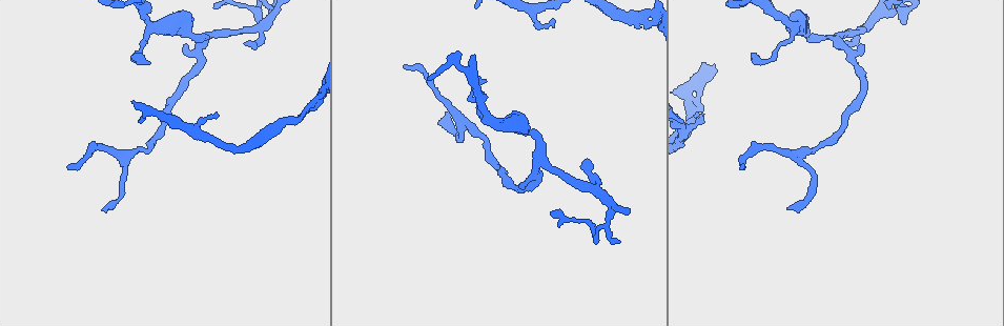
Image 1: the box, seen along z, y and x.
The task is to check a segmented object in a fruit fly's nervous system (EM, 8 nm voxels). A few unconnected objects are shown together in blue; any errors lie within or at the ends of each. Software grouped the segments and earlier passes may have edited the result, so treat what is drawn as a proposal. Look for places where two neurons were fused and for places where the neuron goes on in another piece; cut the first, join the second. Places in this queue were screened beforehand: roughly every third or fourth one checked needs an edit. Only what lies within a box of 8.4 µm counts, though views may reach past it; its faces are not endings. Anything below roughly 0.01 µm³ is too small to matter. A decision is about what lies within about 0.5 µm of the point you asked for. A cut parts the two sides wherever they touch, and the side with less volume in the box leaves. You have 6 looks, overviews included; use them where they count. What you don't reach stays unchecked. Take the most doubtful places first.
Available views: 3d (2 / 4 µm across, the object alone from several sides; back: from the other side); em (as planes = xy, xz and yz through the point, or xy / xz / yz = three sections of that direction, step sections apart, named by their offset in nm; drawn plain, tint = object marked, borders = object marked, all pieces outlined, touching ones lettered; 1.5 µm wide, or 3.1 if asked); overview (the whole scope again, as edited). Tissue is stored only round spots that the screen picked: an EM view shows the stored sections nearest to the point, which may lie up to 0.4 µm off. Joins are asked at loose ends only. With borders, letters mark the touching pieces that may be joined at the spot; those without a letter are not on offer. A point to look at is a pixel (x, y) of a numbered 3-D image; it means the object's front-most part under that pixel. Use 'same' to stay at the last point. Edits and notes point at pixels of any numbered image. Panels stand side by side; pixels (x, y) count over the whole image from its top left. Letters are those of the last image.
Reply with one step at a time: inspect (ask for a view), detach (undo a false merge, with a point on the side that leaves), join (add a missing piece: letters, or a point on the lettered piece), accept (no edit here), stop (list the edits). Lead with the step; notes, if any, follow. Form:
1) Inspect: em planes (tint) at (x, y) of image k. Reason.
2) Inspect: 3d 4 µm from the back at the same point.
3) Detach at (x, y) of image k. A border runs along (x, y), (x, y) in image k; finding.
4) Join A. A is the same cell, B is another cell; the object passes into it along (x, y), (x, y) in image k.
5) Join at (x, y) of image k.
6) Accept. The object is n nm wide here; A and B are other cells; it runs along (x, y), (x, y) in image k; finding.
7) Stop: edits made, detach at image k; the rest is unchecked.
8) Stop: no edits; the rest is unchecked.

Inspect: 3d 4 µm at (554, 19) of image 1. An open end.

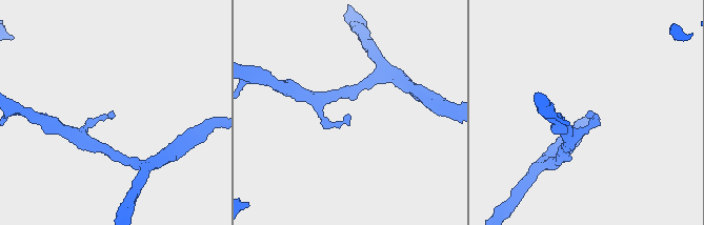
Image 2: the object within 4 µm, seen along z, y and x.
Inspect: em xz step 8 (tint) at (589, 112) of image 2. Shape alone is not enough.

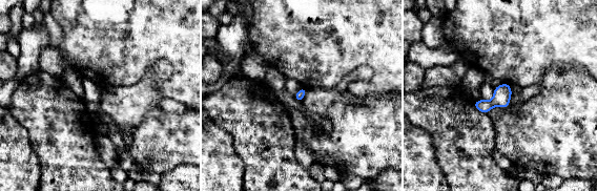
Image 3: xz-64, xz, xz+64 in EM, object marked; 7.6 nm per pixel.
Inspect: em planes (borders) at the same point. Cut it another way.

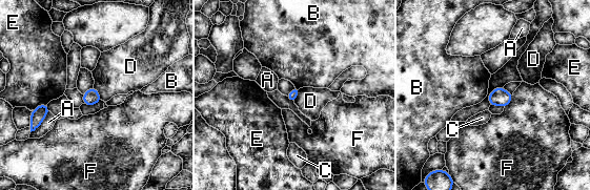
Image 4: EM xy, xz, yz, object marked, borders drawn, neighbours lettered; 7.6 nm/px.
Accept. The longest contact is with A, 220 nm; A, B, C, D, E and F are other cells; a border runs along (300, 88), (293, 102) in image 4; no lettered piece goes on from it.

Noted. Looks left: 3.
Inspect: 3d 4 µm at (302, 114) of image 1. Side arm on a straight run.

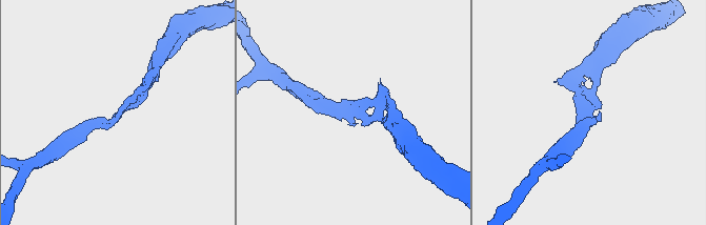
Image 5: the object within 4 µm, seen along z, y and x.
Inspect: em yz step 4 (tint) at (117, 114) of image 5. 3 arms meet here.

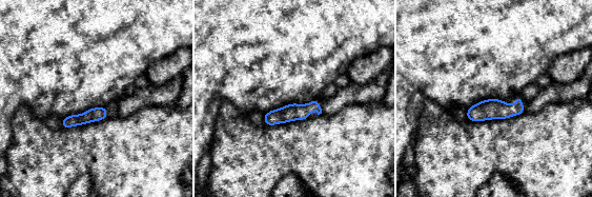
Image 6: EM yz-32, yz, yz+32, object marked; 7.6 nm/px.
Inspect: em planes (borders) at the same point. Another direction.

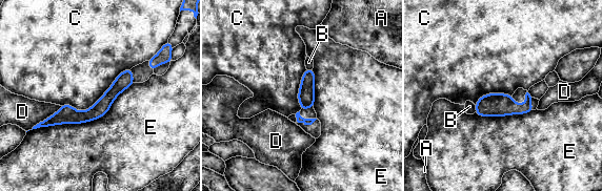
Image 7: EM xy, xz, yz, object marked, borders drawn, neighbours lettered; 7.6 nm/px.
Accept. The longest contact is with E, 800 nm; A, B, C, D and E are other cells; it runs along (128, 71), (93, 113), (46, 122) in image 7; all the same neuron.

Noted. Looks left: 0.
Stop: no edits; the rest is unchecked.

